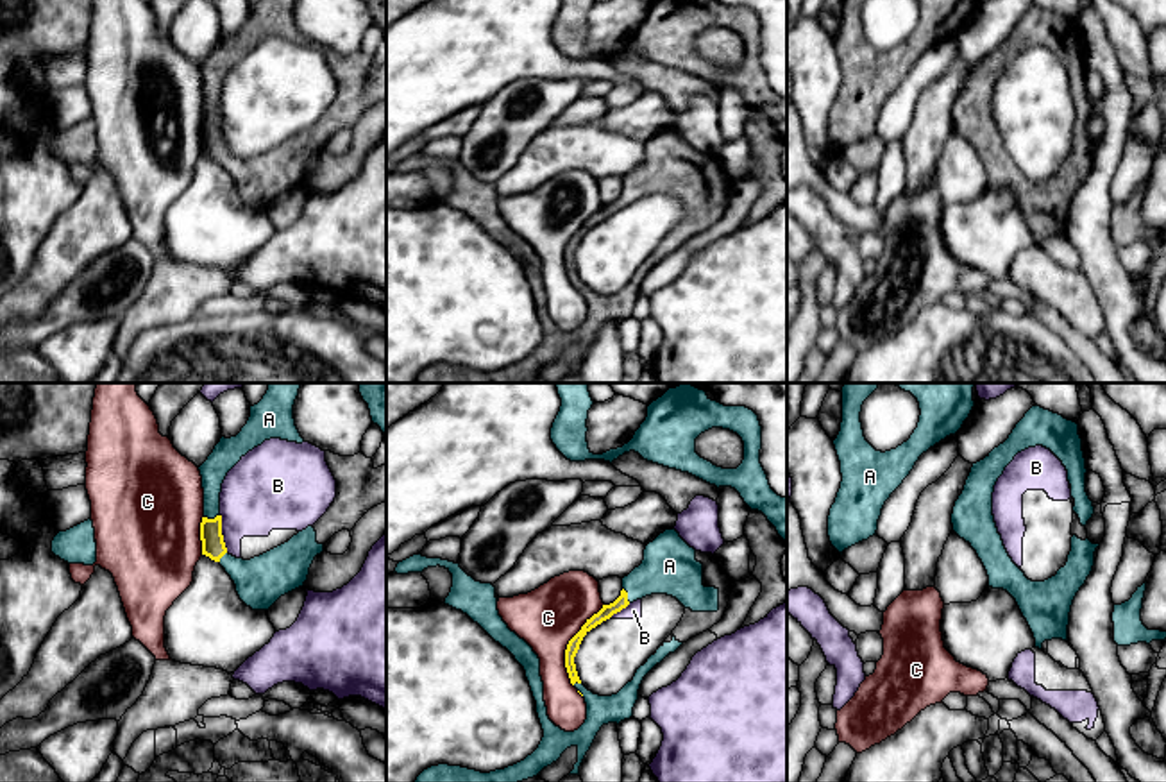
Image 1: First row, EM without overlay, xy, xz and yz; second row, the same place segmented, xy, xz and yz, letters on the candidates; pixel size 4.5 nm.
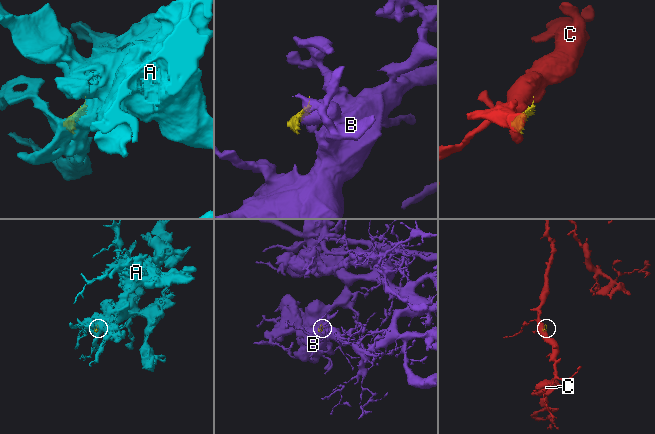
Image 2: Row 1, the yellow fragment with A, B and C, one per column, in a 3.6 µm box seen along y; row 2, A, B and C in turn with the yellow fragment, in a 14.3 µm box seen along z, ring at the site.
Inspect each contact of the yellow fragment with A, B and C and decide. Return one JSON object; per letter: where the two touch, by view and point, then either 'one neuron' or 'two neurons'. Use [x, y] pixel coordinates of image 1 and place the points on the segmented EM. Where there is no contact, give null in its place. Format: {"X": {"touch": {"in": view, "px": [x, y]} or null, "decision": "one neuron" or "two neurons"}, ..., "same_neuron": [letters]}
{"A": {"touch": {"in": "xy", "px": [211, 519]}, "decision": "one neuron"}, "B": {"touch": {"in": "xy", "px": [220, 534]}, "decision": "two neurons"}, "C": {"touch": {"in": "xz", "px": [567, 645]}, "decision": "two neurons"}, "same_neuron": ["A"]}

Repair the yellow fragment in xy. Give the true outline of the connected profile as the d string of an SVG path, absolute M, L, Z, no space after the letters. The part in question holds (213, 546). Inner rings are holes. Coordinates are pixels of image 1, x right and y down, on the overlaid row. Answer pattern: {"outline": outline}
{"outline": "M270 383L263 399L250 406L241 431L231 438L222 437L199 467L204 489L202 555L225 569L240 599L252 610L268 610L281 596L302 587L325 542L342 530L351 531L370 508L386 503L386 465L376 469L374 460L361 451L354 456L325 451L336 480L336 497L327 512L313 526L259 557L243 560L227 553L220 515L222 483L227 472L265 440L304 442L293 419L300 385Z"}

